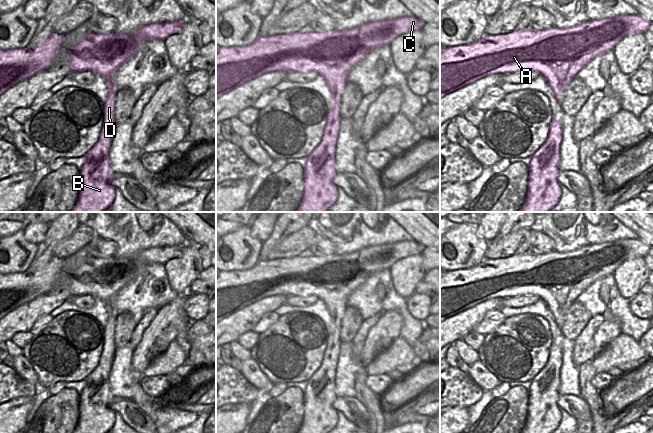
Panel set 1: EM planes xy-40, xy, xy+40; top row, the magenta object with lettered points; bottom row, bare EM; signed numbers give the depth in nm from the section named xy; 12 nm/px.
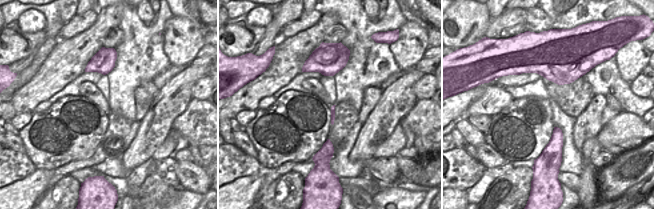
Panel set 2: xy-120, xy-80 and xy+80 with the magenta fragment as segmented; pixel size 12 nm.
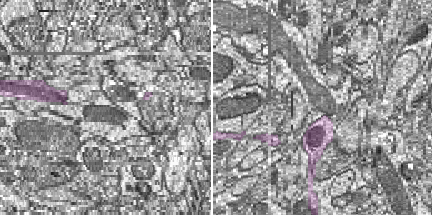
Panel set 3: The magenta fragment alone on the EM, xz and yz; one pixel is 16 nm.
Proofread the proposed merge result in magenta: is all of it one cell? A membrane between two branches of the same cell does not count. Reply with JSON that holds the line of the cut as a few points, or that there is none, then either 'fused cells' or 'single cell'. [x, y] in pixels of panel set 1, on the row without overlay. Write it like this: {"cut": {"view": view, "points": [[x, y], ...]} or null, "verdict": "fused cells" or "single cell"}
{"cut": null, "verdict": "single cell"}

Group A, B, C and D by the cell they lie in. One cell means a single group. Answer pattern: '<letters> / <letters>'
A B C D

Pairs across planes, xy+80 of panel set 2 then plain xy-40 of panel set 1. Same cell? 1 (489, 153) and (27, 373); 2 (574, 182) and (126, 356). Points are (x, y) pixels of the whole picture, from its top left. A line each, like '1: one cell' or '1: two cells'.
1: one cell
2: two cells

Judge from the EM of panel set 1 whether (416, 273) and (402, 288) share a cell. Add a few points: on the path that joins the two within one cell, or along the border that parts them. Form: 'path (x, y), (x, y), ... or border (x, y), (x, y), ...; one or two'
path (412, 277), (405, 284); one

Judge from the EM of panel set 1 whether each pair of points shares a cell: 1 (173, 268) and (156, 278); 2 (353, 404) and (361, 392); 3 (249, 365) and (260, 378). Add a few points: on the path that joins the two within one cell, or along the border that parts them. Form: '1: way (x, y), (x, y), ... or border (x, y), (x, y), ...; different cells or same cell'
1: border (163, 264), (168, 283), (176, 293); different cells
2: border (356, 396), (370, 417); different cells
3: way (249, 368), (257, 376); same cell

